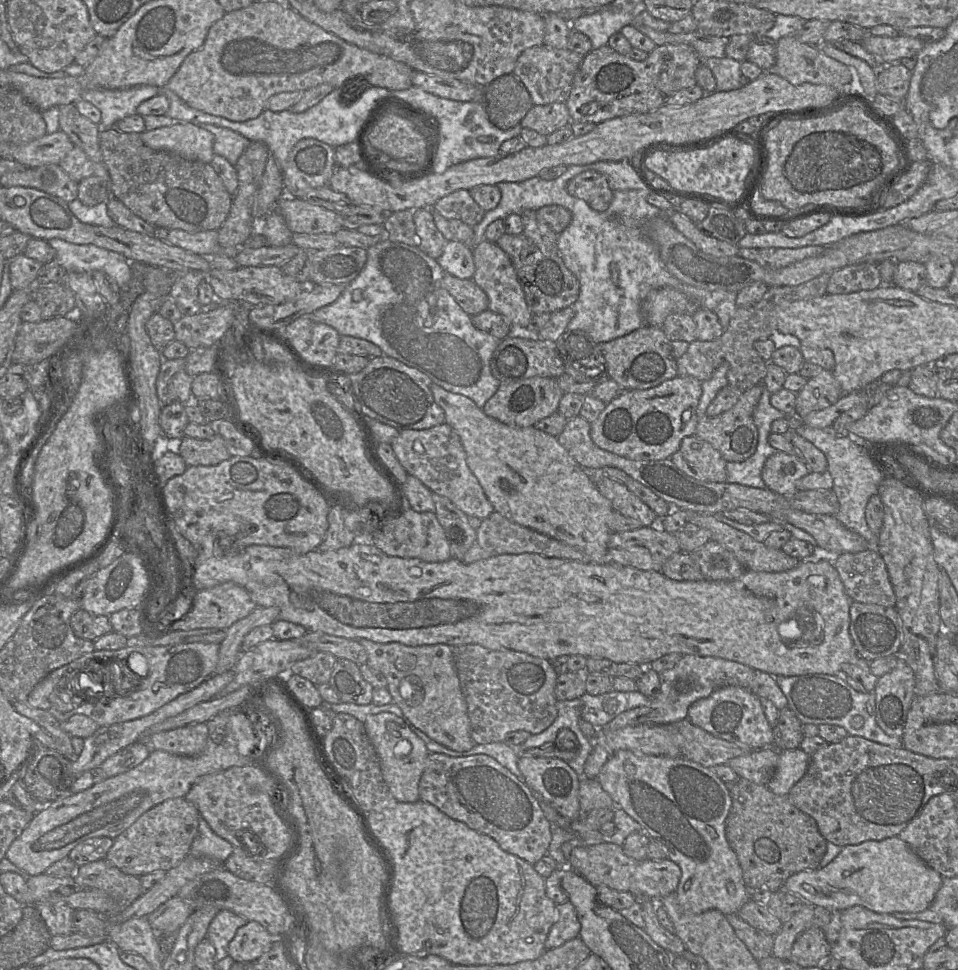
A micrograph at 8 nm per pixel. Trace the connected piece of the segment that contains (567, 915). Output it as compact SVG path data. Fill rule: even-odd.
M568 900L557 905L556 921L552 925L547 939L545 949L553 949L563 945L568 940L579 937L581 924L572 903Z

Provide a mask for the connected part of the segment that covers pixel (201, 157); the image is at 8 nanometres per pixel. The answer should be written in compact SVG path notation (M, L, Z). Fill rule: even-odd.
M185 122L141 133L144 144L188 160L209 163L214 157L214 136L198 125Z

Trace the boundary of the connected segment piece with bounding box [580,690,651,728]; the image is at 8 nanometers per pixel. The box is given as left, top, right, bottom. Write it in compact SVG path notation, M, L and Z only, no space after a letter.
M612 691L602 695L583 694L581 718L596 728L603 728L618 714L636 707L649 705L651 699L639 691Z

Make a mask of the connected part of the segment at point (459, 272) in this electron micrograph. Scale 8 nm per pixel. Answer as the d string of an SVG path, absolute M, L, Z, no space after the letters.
M457 240L447 241L437 262L445 273L460 279L472 279L475 273L472 248Z

